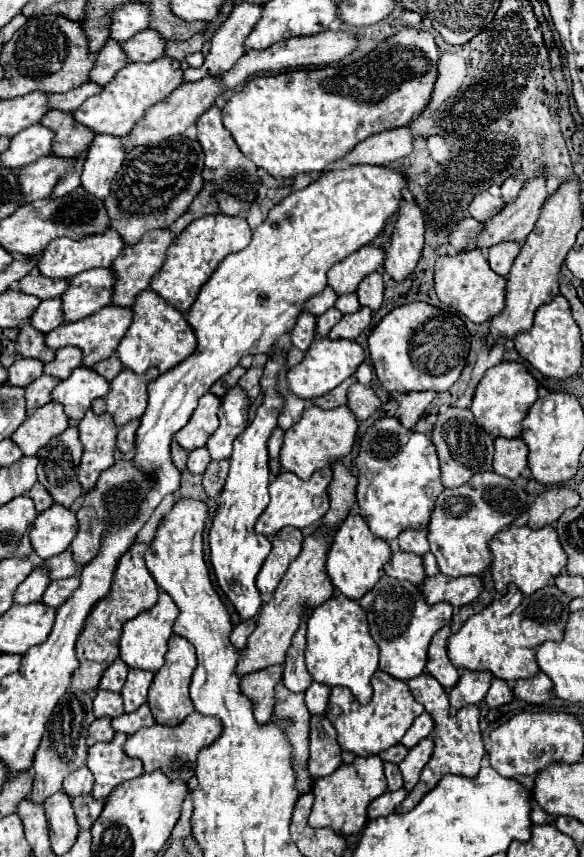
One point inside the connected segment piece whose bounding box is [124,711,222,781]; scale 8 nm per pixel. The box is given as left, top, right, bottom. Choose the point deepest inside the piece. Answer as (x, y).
(174, 750)

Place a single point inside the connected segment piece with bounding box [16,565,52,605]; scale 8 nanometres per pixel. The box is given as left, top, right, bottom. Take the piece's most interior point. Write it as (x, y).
(34, 585)

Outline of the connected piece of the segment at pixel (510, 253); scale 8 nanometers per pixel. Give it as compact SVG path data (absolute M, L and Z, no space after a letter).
M508 241L508 243L494 245L494 247L488 249L490 267L492 267L498 275L508 277L510 267L512 267L514 259L518 257L518 253L520 253L520 243L516 243L516 241Z

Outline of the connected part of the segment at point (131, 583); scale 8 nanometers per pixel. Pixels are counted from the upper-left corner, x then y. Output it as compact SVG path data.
M134 543L118 559L108 597L102 597L92 607L90 615L86 617L86 625L80 631L78 641L76 641L76 657L80 661L80 667L72 673L72 683L70 683L70 691L72 693L78 693L78 691L88 693L88 691L98 687L106 667L110 667L112 661L118 659L122 623L126 619L130 619L130 617L136 617L140 611L146 611L148 607L152 607L156 603L156 599L158 599L158 585L156 585L154 577L150 577L150 571L146 567L146 561L144 561L144 551L146 549L148 549L146 543Z

